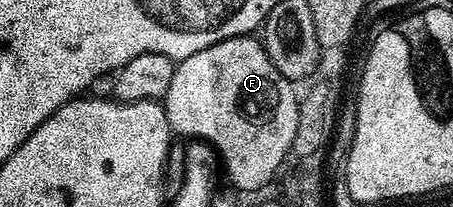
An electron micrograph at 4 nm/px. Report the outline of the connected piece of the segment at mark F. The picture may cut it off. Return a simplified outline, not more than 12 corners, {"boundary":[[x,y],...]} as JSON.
{"boundary":[[254,36],[178,62],[161,104],[236,190],[293,147],[296,86]]}

